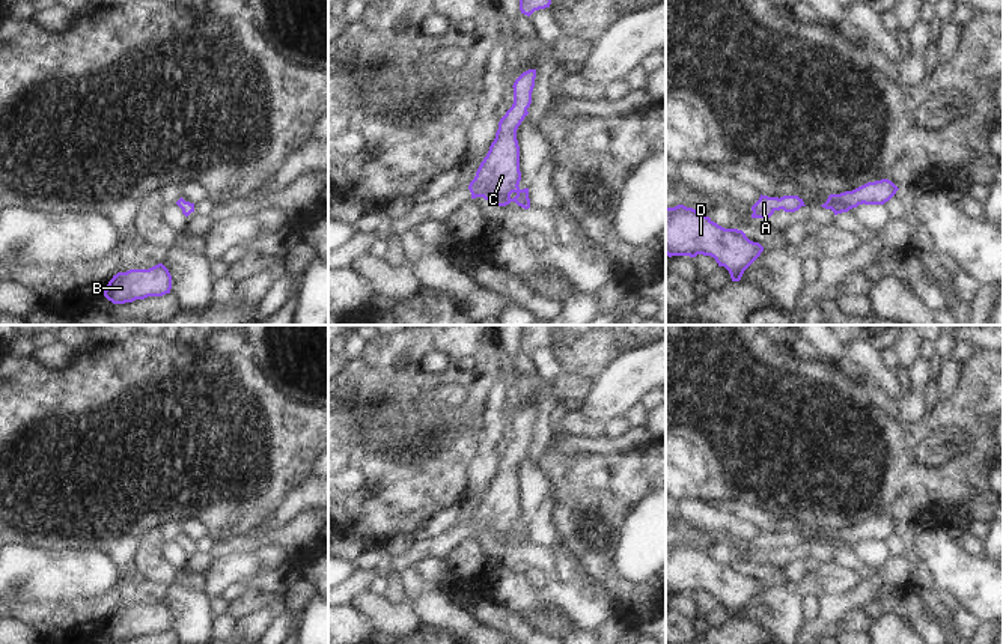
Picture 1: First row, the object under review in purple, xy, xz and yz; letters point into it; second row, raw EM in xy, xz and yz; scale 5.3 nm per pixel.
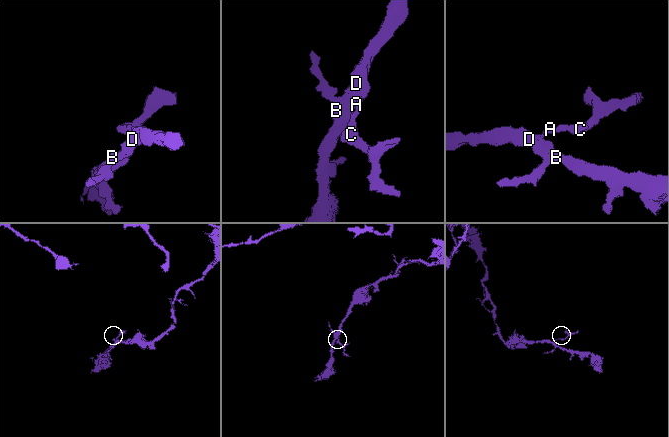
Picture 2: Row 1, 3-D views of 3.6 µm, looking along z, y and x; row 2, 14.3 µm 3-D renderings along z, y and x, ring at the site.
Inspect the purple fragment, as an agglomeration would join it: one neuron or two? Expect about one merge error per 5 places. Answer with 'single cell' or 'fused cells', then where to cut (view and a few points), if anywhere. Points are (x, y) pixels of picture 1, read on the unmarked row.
single cell; cut none

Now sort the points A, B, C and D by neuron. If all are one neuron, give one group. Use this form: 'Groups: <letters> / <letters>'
Groups: A B C D

